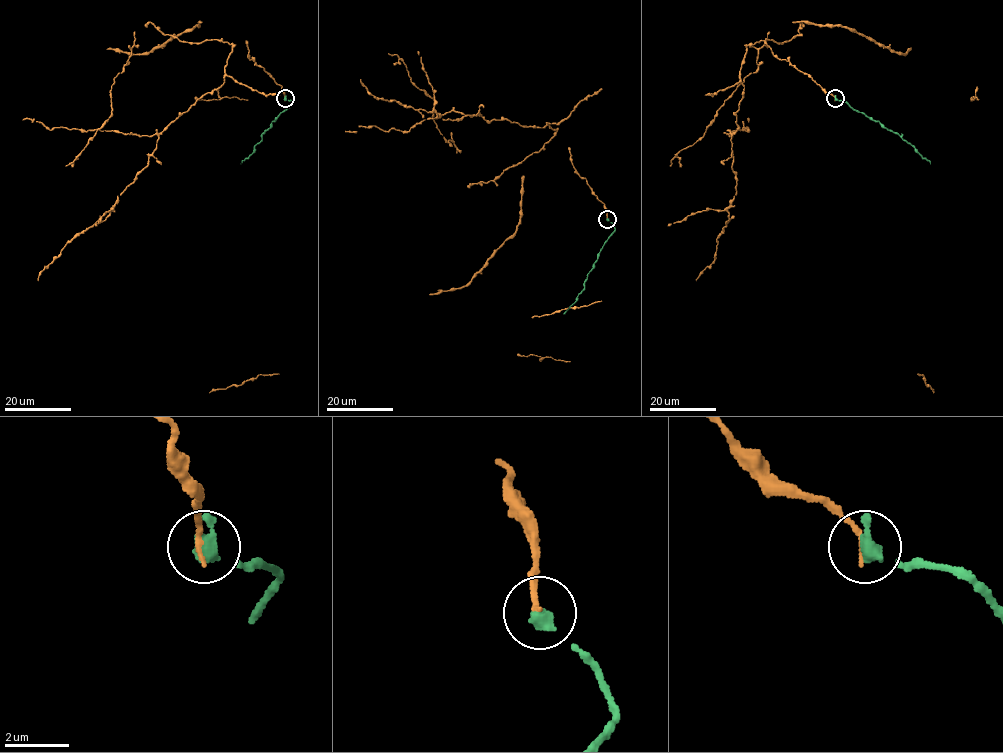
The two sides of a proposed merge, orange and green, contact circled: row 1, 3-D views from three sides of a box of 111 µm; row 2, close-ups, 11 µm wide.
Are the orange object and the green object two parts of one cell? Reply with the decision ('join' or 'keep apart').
join

